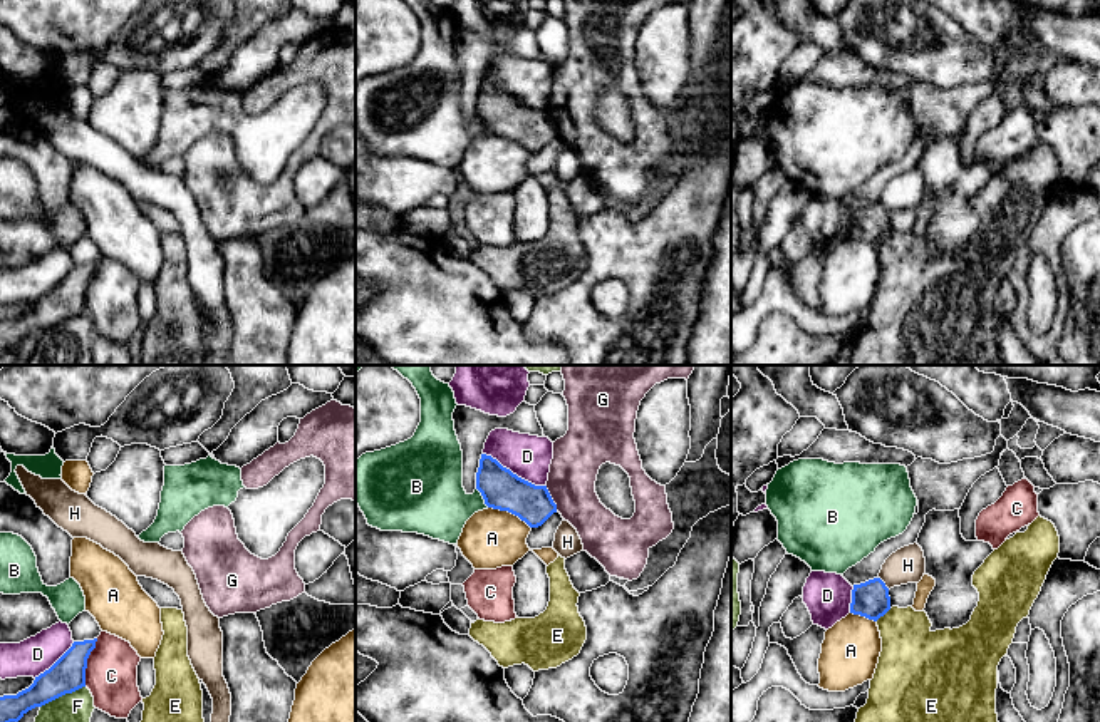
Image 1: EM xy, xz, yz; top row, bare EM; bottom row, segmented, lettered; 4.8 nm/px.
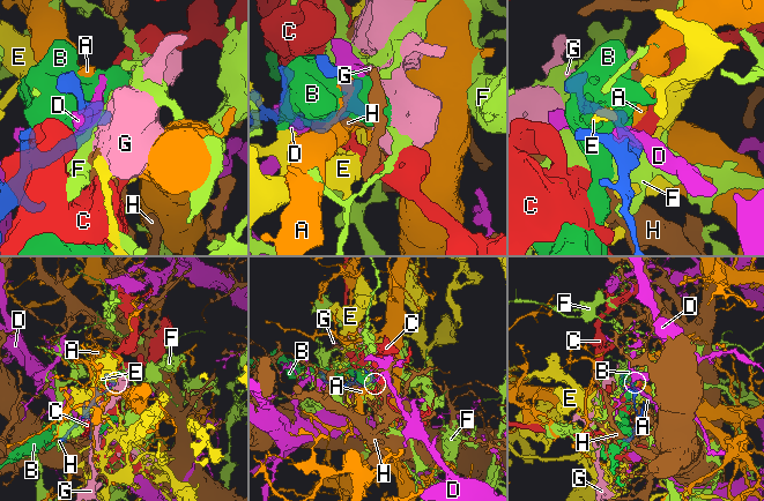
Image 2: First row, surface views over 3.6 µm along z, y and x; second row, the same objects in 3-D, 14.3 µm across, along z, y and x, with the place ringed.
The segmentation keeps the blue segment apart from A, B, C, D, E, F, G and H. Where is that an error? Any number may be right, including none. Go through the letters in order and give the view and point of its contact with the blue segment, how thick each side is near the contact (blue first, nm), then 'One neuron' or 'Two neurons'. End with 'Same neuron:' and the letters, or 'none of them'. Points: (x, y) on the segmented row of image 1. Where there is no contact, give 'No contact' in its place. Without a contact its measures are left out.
A: Touches blue at xz (510, 511). Thickness 190 nm (blue) against 280 nm. Two neurons
B: Touches blue at xz (483, 498). Thickness 190 nm (blue) against 320 nm. Two neurons
C: Touches blue at xy (86, 662). Thickness 170 nm (blue) against 260 nm. Two neurons
D: Touches blue at xz (515, 474). Thickness 190 nm (blue) against 200 nm. Two neurons
E: Touches blue at yz (882, 615). Thickness 170 nm (blue) against 320 nm. One neuron
F: Touches blue at xy (62, 694). Thickness 170 nm (blue) against 140 nm. Two neurons
G: Touches blue at xz (550, 498). Thickness 190 nm (blue) against 240 nm. Two neurons
H: Touches blue at yz (884, 583). Thickness 170 nm (blue) against 180 nm. Two neurons
Same neuron: E

